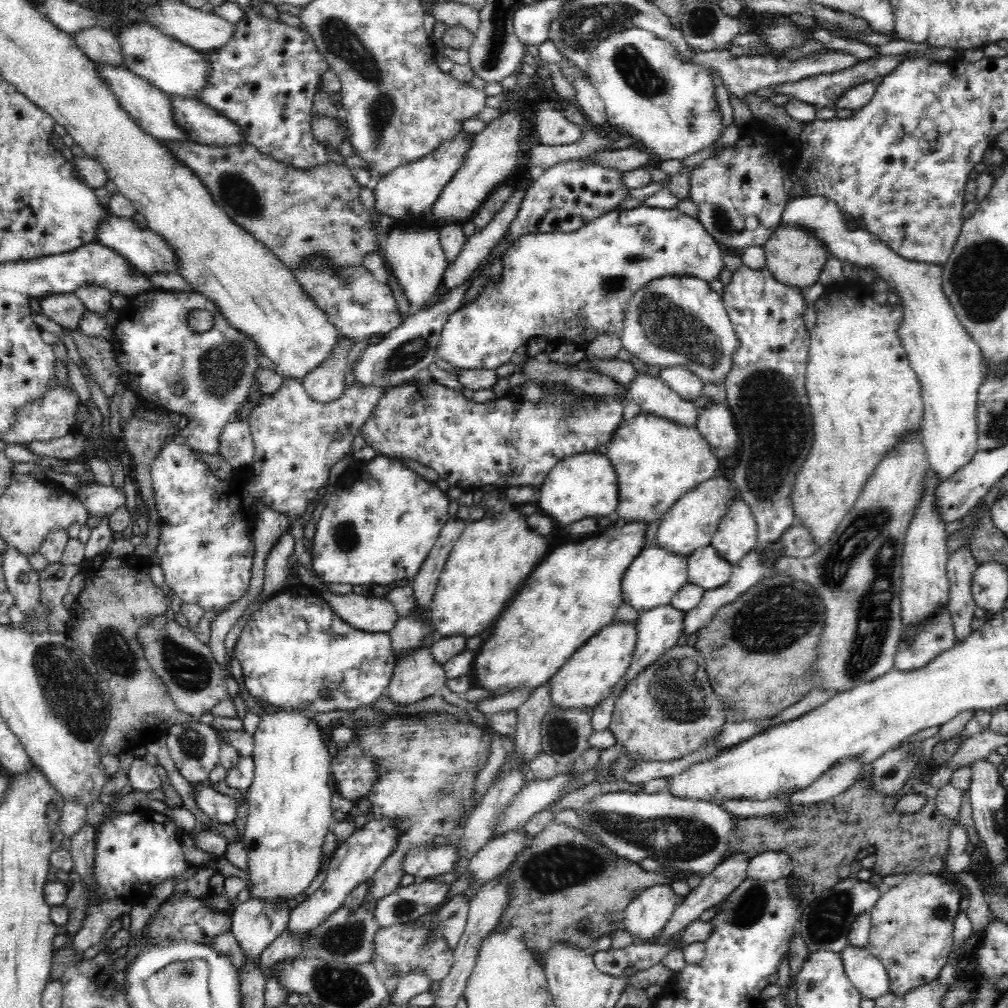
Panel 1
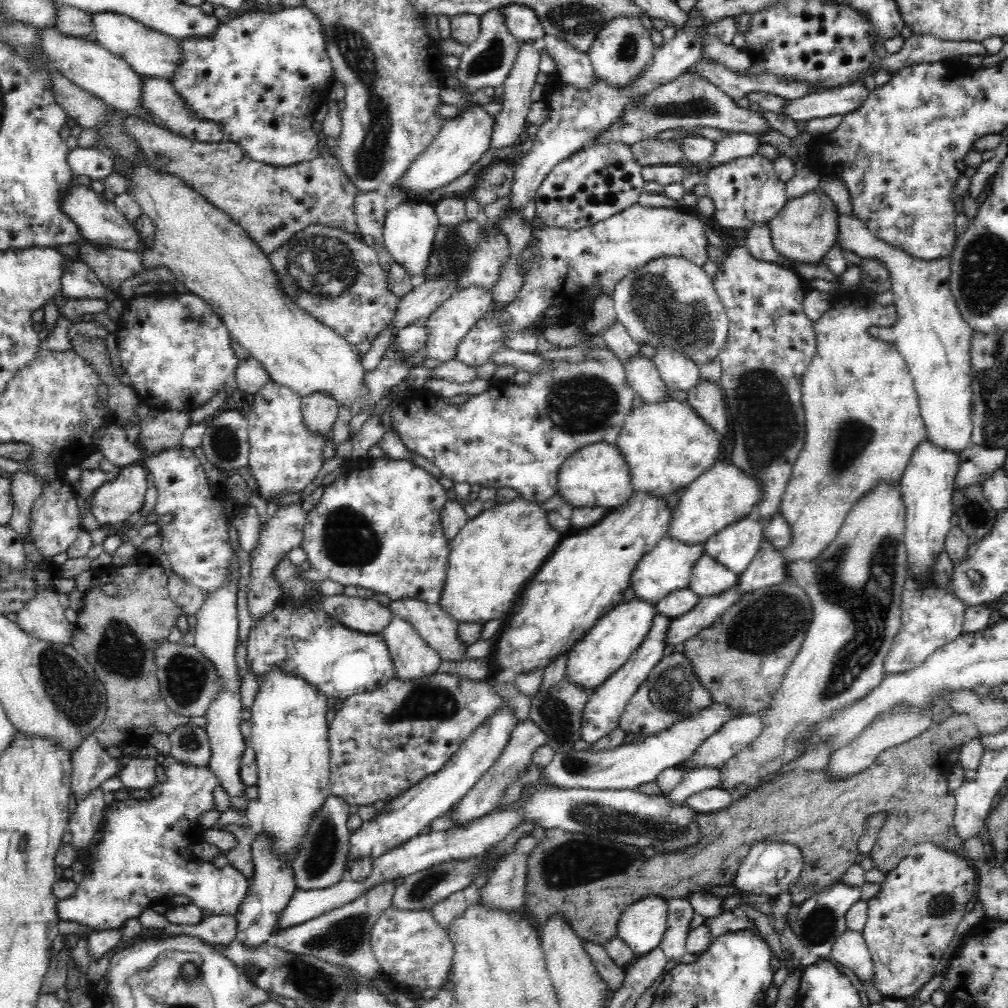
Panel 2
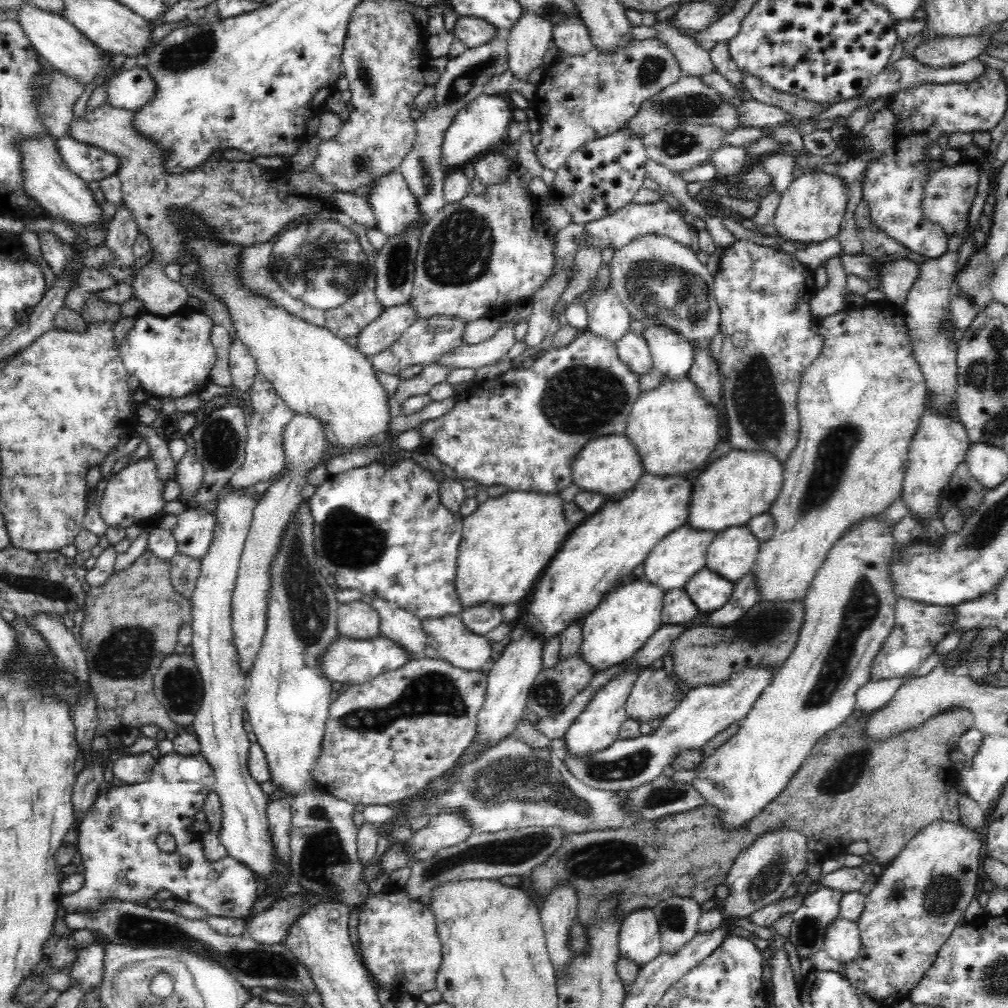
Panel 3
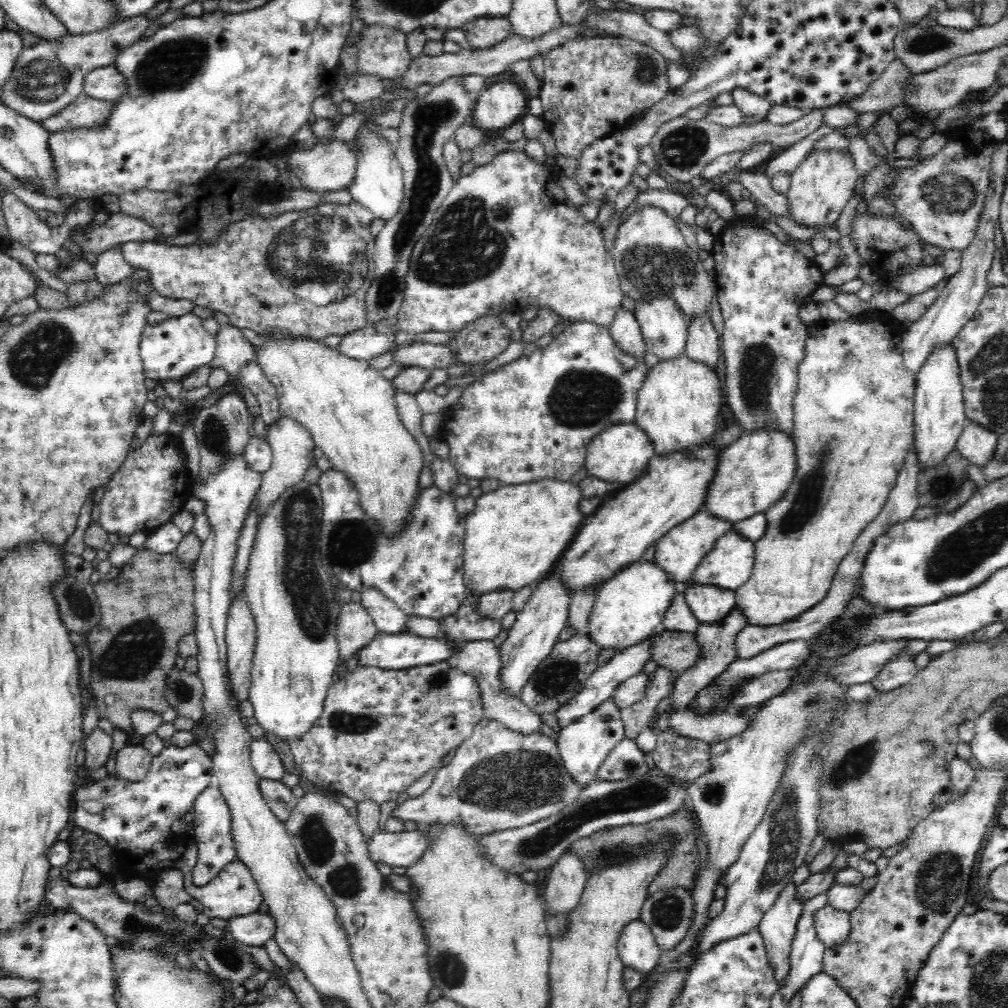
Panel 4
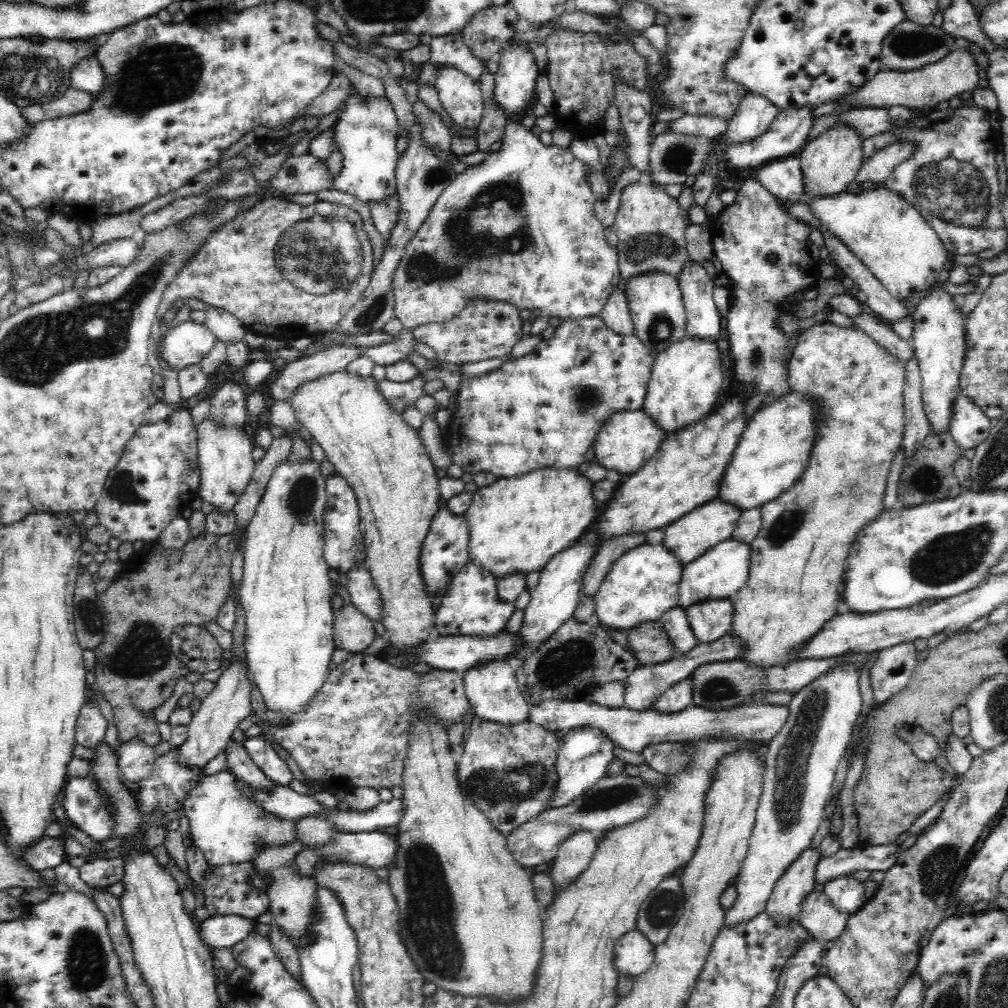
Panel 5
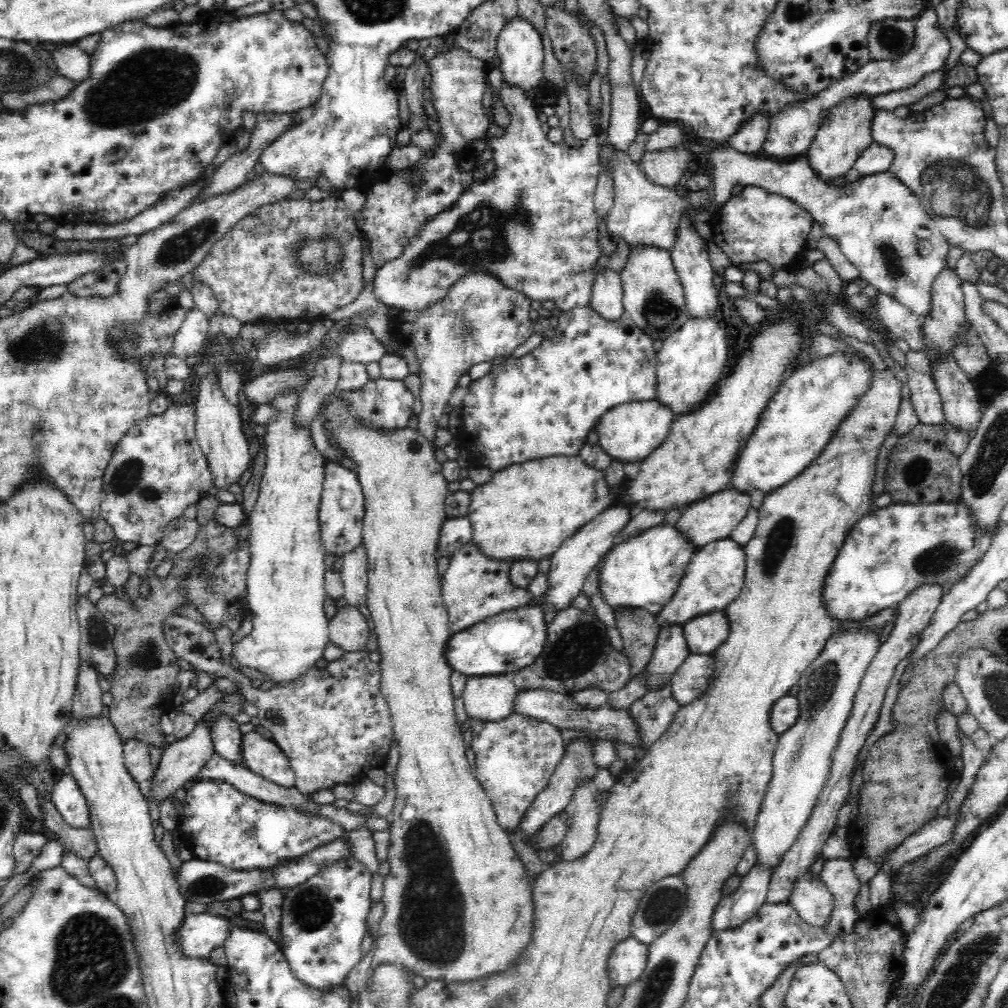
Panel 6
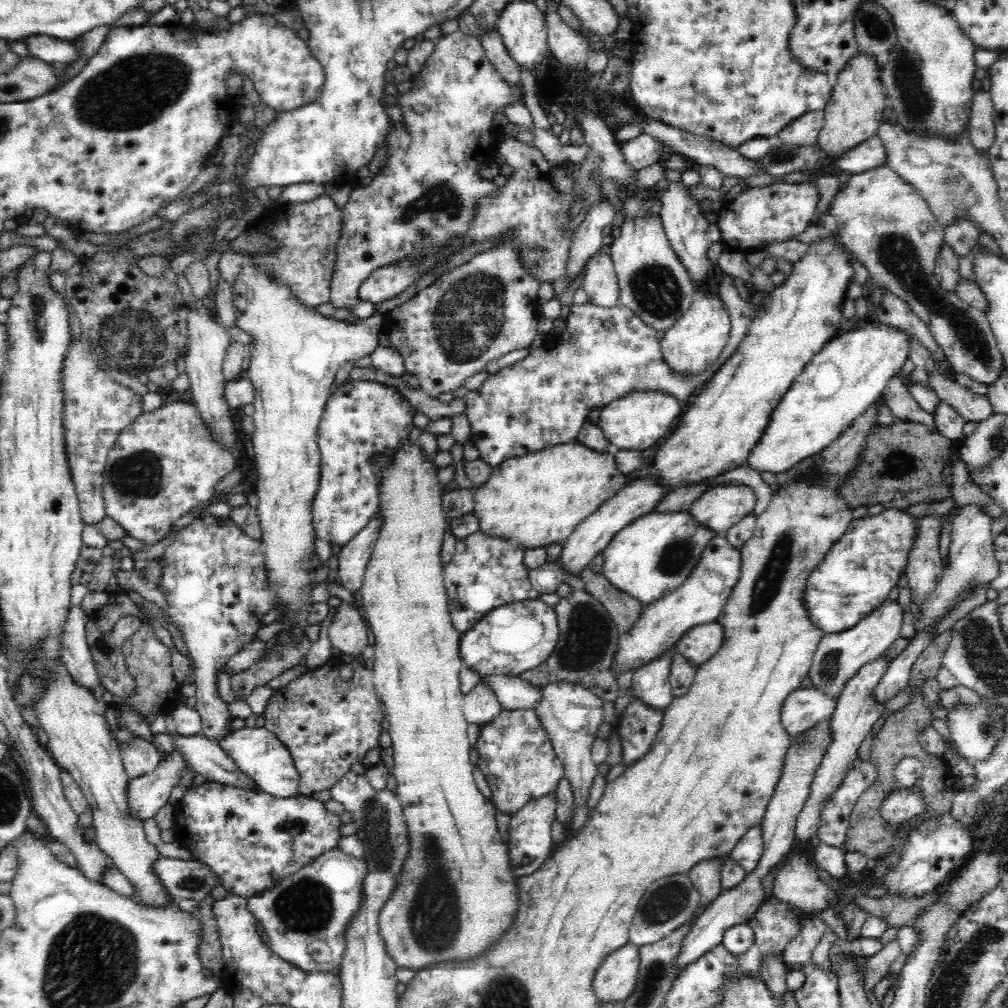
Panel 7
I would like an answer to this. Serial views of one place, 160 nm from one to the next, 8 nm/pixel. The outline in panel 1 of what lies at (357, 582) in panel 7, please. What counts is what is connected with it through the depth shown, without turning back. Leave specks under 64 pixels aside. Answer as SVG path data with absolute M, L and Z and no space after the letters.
M418 649L395 663L386 693L398 705L414 704L436 694L446 680L443 666L432 661L430 649Z

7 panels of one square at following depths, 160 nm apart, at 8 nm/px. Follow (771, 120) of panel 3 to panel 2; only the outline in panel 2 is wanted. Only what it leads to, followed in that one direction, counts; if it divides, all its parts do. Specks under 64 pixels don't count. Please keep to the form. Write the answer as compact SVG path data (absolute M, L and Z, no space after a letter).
M863 80L844 84L844 87L834 88L830 91L817 92L788 100L784 112L792 120L812 120L813 118L826 118L836 114L848 114L855 112L868 99L869 89Z

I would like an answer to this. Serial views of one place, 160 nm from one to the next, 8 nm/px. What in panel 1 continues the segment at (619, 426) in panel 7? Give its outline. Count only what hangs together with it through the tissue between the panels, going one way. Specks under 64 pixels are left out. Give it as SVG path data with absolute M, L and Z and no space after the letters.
M580 453L561 460L552 467L549 476L537 490L535 505L538 512L554 521L556 530L564 530L586 518L613 517L619 504L615 468L611 460L600 453Z

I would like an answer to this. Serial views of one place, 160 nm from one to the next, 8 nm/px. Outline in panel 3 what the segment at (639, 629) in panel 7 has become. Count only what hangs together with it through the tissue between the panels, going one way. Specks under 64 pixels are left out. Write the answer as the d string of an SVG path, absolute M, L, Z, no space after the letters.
M747 524L715 532L707 548L705 566L716 575L738 583L751 570L761 543Z

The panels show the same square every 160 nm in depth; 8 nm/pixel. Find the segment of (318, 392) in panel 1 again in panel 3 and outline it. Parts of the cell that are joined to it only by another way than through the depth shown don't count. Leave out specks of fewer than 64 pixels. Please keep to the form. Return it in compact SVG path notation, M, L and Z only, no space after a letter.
M313 414L294 415L283 428L283 434L284 455L288 464L284 472L280 473L280 478L270 483L266 496L254 508L252 525L241 554L242 560L239 562L238 578L232 595L233 644L239 656L239 666L244 672L253 667L254 659L261 647L261 640L264 638L268 596L272 591L271 564L279 553L287 524L290 524L294 514L300 510L300 505L305 503L300 495L306 485L304 476L320 460L328 442L323 424Z

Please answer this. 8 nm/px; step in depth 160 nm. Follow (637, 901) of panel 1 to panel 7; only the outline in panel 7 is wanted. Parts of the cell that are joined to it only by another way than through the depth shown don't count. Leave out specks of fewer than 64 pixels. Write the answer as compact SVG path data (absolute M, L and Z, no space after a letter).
M630 942L602 962L594 978L594 993L602 1001L626 1001L635 990L640 968L640 948Z

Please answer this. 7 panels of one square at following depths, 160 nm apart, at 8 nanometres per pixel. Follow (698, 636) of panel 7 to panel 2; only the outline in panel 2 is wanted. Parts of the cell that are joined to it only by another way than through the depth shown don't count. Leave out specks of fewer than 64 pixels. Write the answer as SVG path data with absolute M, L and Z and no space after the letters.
M705 550L691 568L689 588L697 596L716 596L735 586L738 576L716 562Z

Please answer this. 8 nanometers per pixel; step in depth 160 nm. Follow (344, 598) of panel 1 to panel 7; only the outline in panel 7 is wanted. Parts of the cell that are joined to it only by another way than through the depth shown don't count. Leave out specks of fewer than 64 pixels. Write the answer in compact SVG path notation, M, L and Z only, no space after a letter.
M339 601L337 612L327 628L334 648L344 655L358 657L371 643L370 628L356 606Z

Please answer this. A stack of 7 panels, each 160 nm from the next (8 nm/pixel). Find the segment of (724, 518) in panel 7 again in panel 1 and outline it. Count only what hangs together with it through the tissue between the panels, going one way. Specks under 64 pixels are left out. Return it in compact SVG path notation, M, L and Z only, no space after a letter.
M653 544L636 555L629 568L624 572L620 587L622 602L638 612L649 611L652 608L671 604L672 597L686 584L689 584L687 558Z

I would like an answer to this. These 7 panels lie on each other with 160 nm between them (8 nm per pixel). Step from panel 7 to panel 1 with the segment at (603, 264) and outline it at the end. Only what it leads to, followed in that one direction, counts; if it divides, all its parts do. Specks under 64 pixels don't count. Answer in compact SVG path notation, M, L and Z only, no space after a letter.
M638 373L628 386L628 396L641 408L642 413L652 413L672 423L696 427L699 412L692 401L682 399L660 377Z

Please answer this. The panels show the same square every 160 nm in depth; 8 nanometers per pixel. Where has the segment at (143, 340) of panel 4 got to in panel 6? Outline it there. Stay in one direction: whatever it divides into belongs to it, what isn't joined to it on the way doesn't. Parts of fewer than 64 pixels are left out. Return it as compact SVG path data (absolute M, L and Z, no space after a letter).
M196 306L186 313L185 319L172 340L169 355L185 361L198 355L208 340L208 317Z

